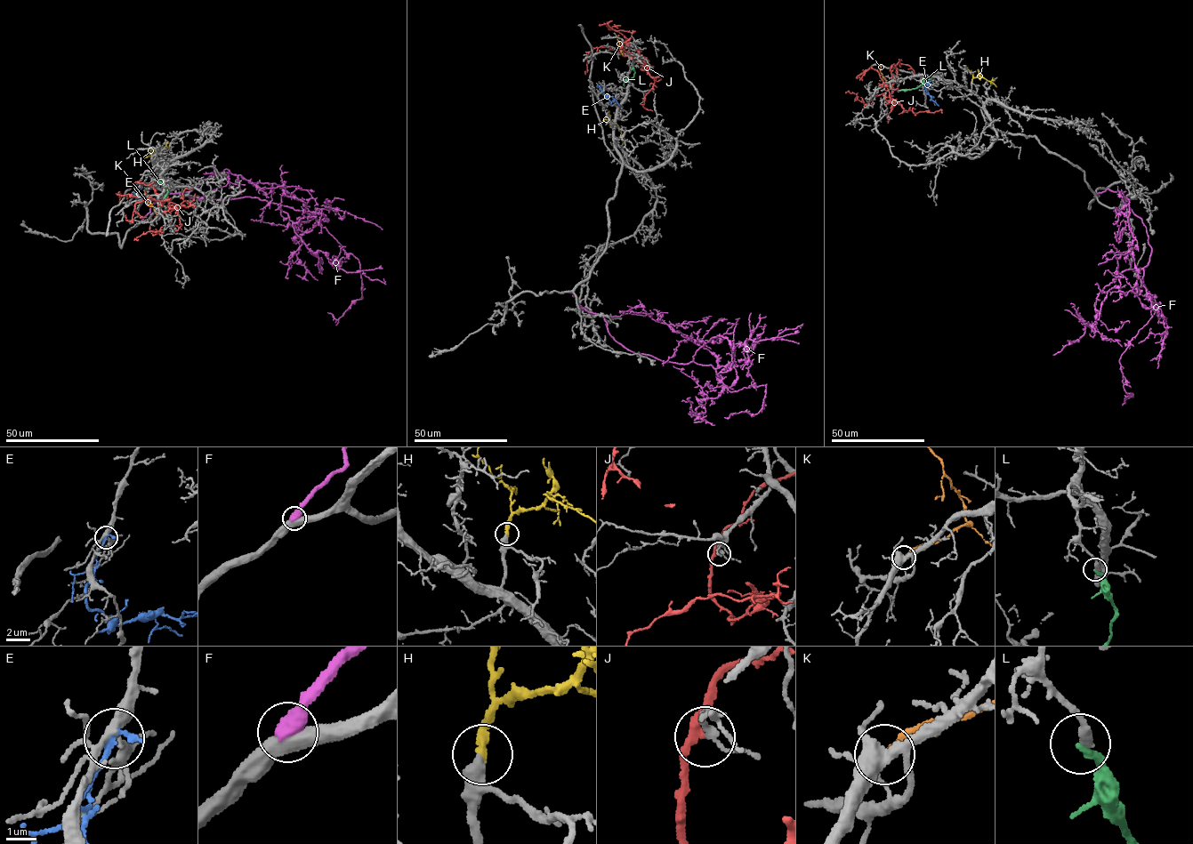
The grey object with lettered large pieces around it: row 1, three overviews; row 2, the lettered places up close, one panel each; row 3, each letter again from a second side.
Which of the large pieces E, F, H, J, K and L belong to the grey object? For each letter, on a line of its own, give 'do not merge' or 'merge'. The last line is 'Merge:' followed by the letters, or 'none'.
E: do not merge
F: do not merge
H: merge
J: do not merge
K: do not merge
L: do not merge
Merge: H

